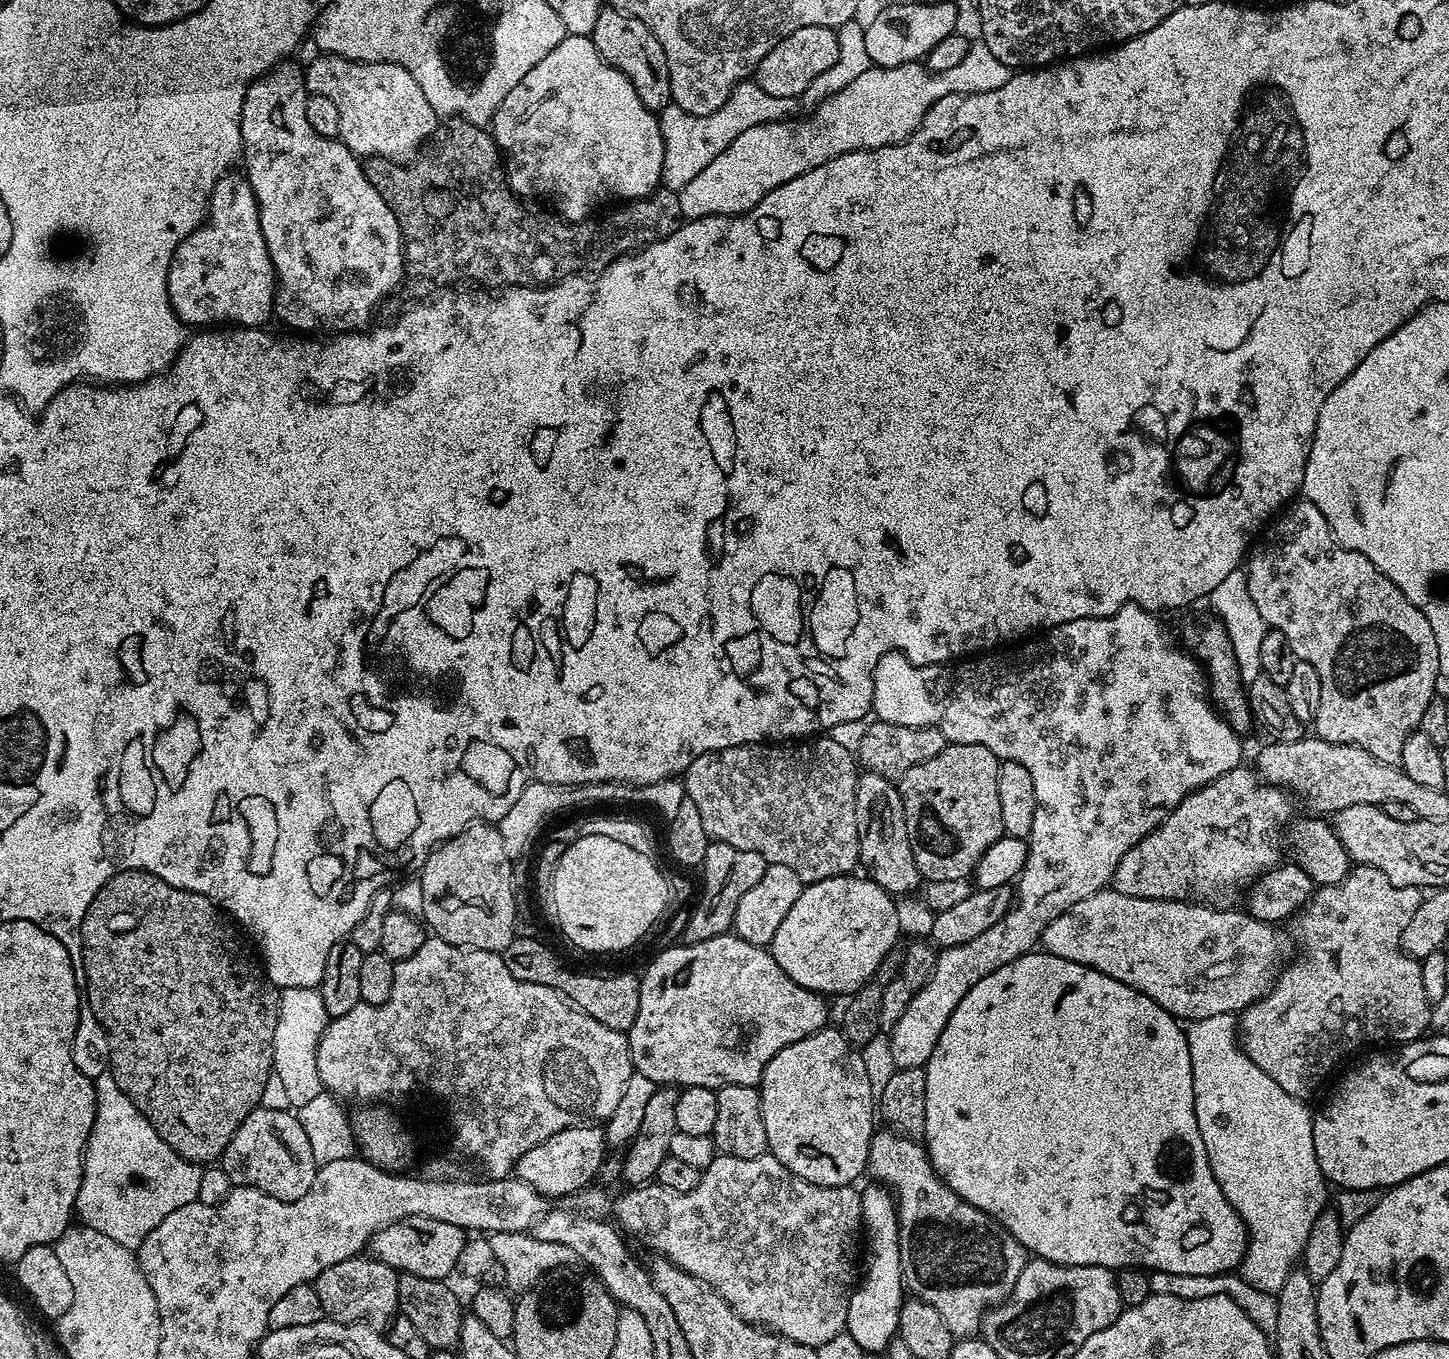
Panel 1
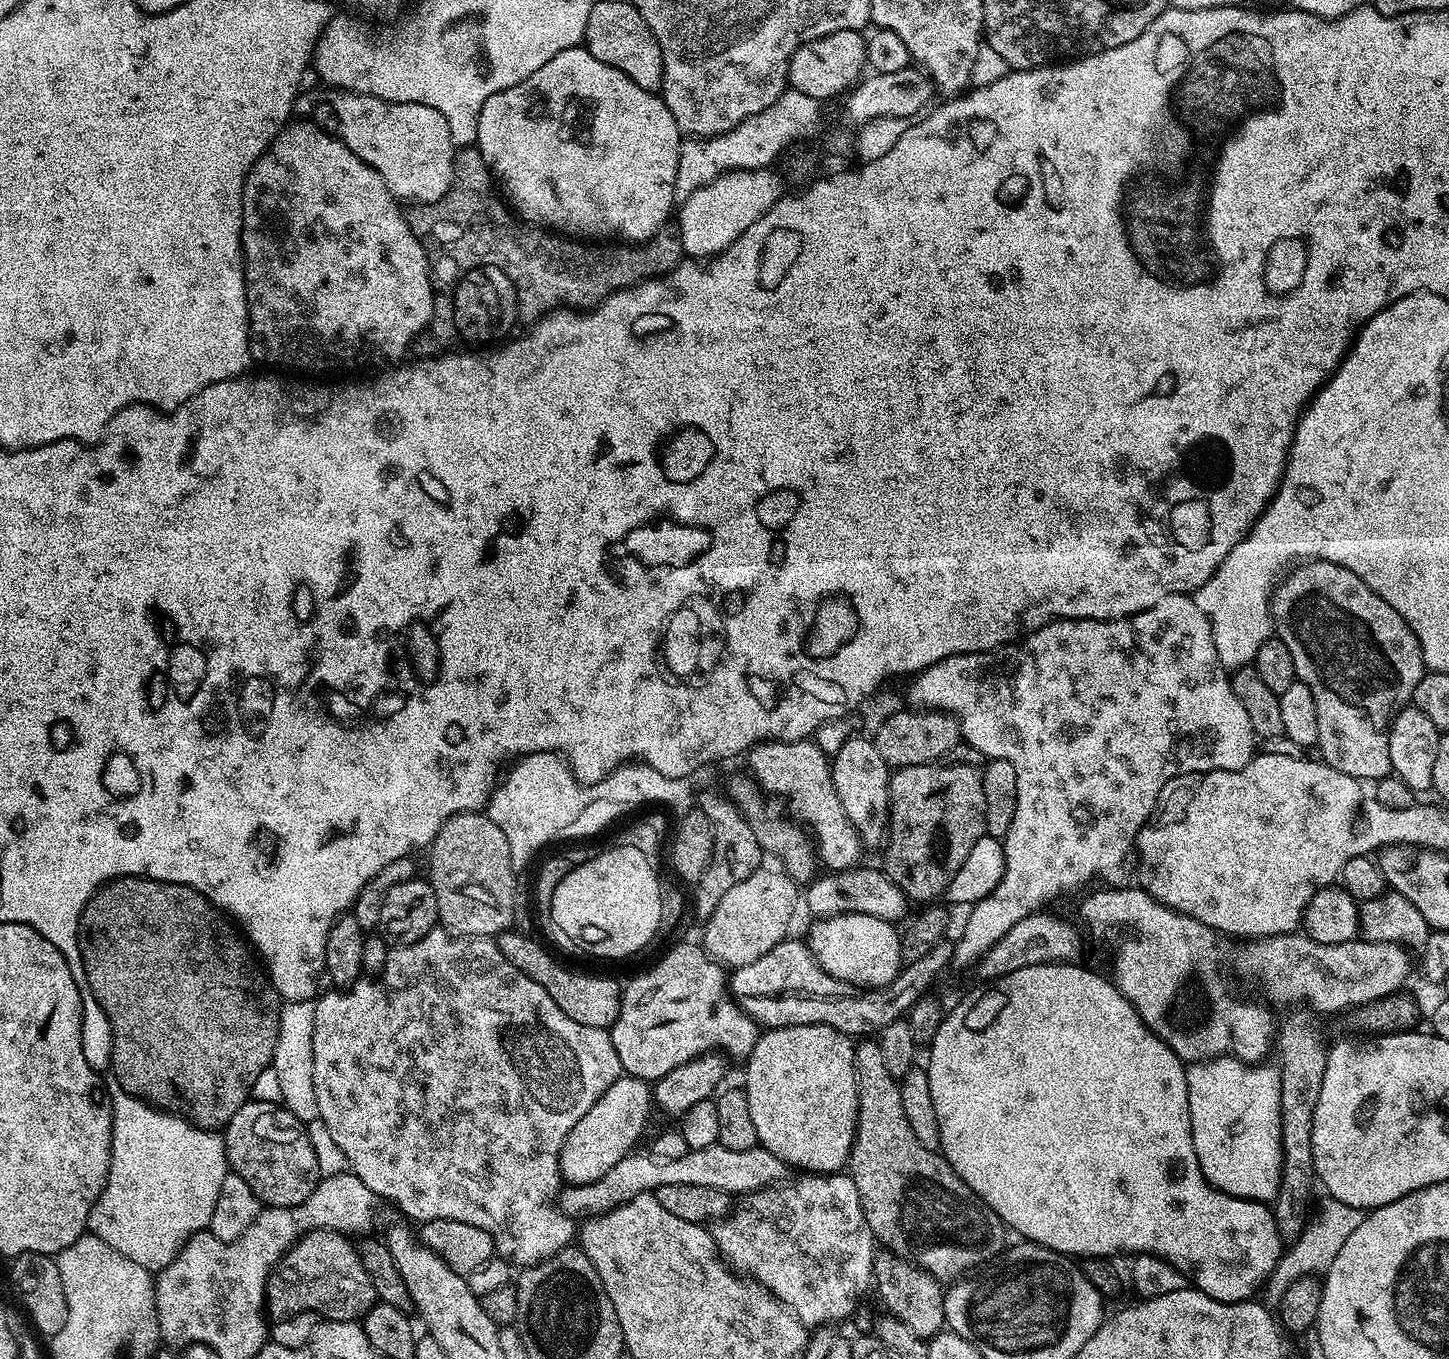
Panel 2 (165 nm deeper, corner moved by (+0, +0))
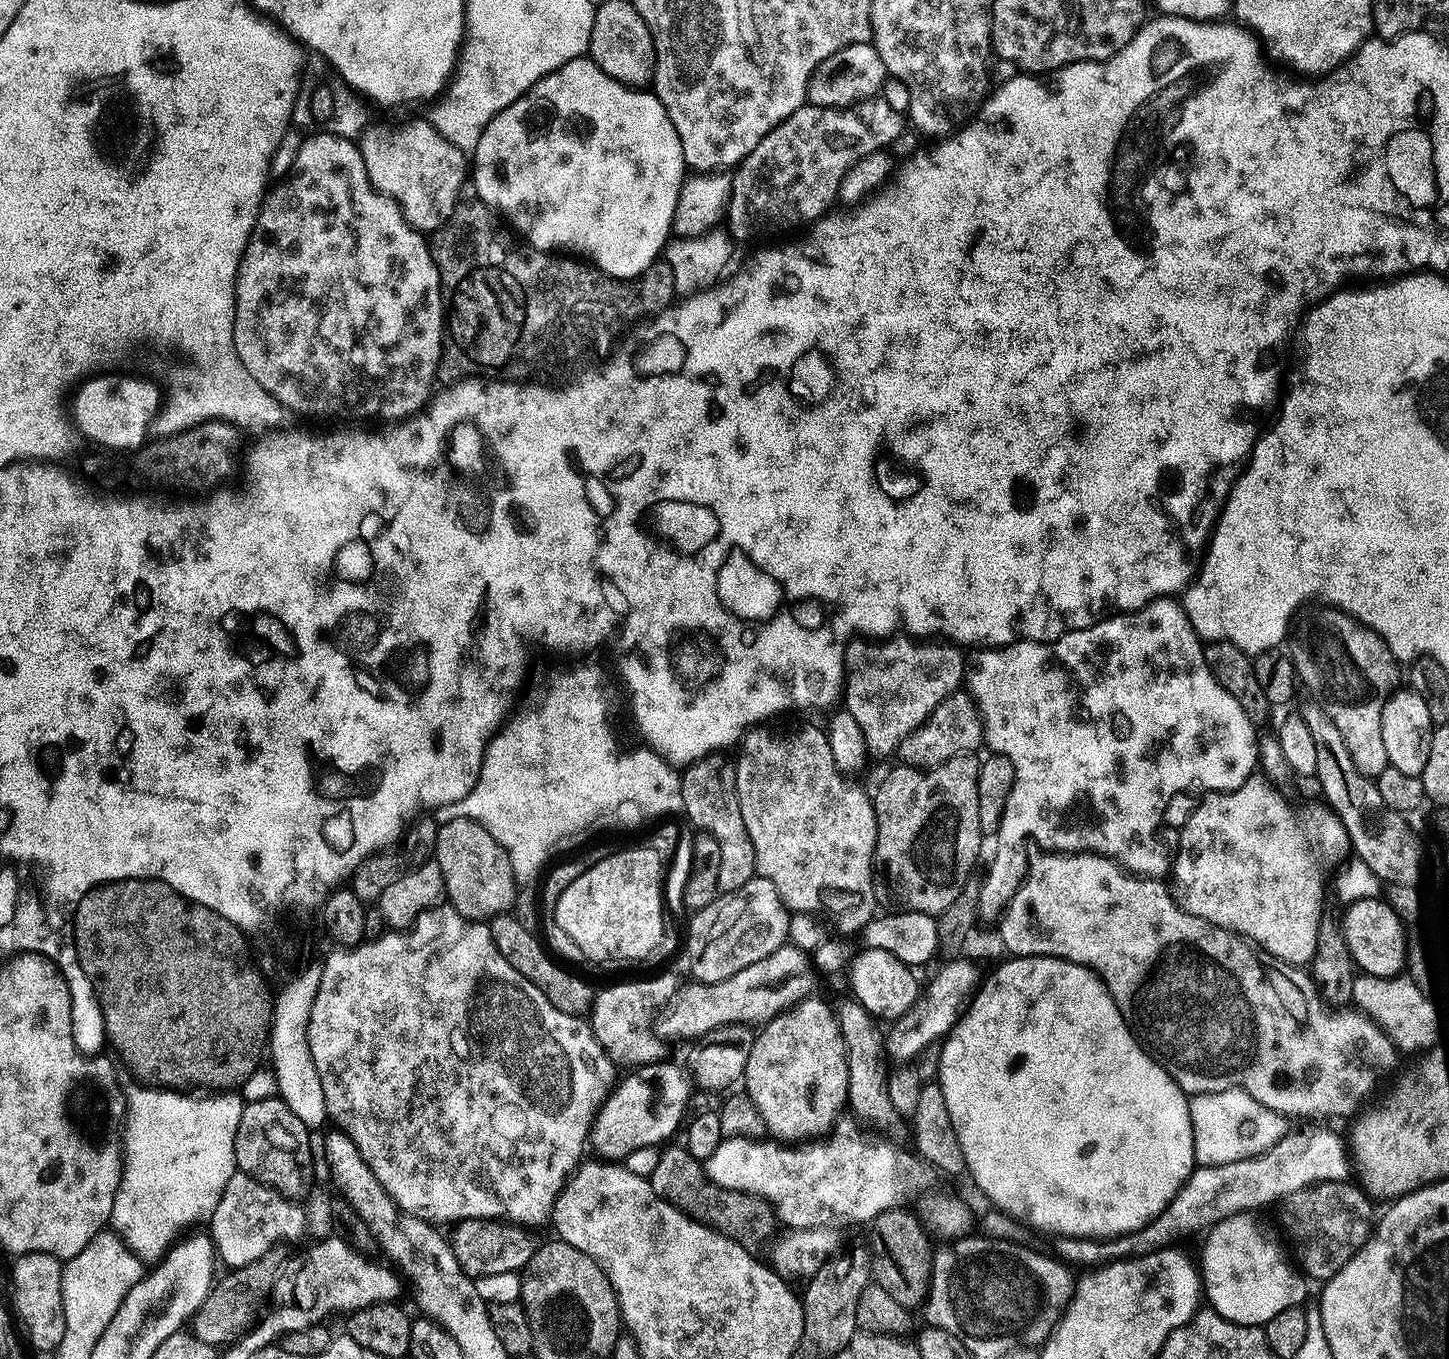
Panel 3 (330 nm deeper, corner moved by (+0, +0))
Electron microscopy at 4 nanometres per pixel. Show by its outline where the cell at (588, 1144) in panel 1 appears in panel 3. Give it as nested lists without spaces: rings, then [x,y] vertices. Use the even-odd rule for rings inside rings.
[[[653,1062],[629,1071],[632,1073],[624,1081],[621,1079],[620,1086],[609,1093],[610,1100],[605,1101],[590,1130],[591,1151],[593,1148],[601,1161],[623,1162],[634,1150],[668,1142],[663,1140],[670,1139],[676,1127],[678,1132],[694,1088],[681,1065],[679,1068],[676,1064],[664,1063]]]

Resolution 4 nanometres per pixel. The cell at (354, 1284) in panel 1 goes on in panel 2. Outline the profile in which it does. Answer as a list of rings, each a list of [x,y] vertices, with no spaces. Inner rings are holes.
[[[315,1228],[314,1230],[310,1230],[305,1234],[300,1240],[296,1241],[295,1244],[289,1248],[288,1253],[276,1263],[276,1271],[270,1274],[270,1278],[268,1279],[268,1289],[266,1290],[266,1294],[264,1295],[264,1303],[266,1305],[266,1312],[269,1317],[273,1321],[281,1320],[284,1316],[289,1316],[290,1314],[294,1314],[295,1312],[317,1312],[321,1318],[325,1321],[329,1320],[355,1320],[359,1321],[363,1316],[371,1310],[373,1304],[377,1303],[376,1292],[374,1290],[374,1285],[371,1282],[371,1278],[369,1274],[366,1272],[365,1266],[362,1264],[362,1258],[360,1257],[360,1253],[358,1251],[357,1245],[355,1243],[351,1244],[349,1237],[345,1235],[343,1232],[335,1232],[334,1230],[330,1230],[329,1228]]]

